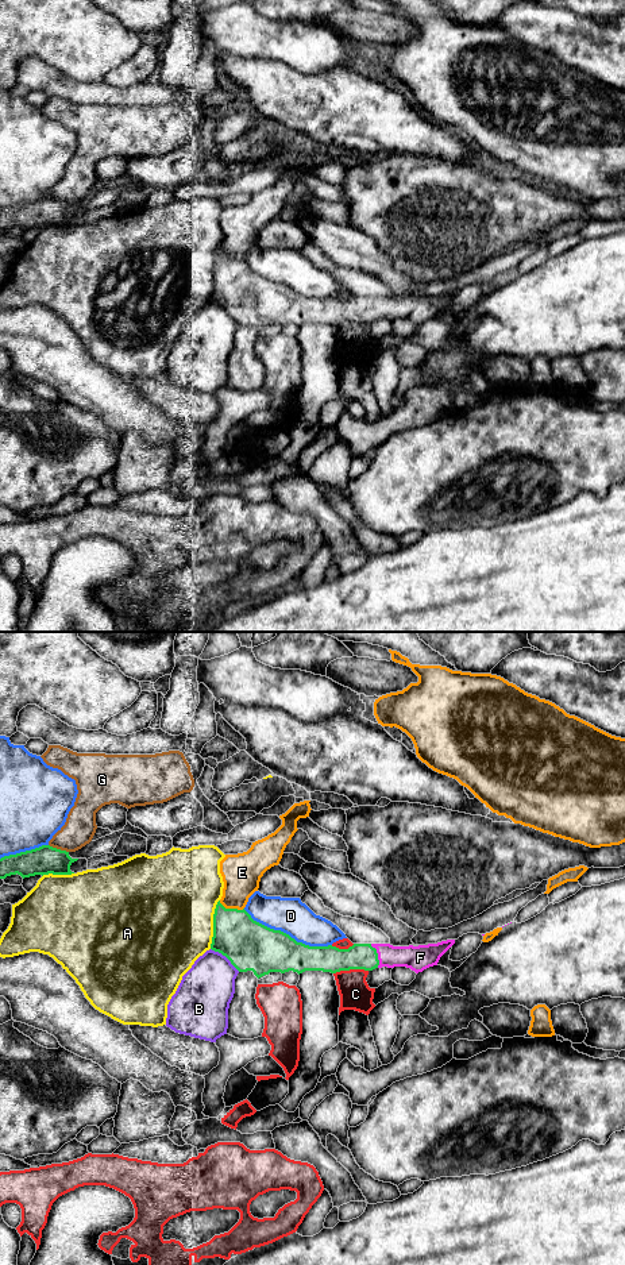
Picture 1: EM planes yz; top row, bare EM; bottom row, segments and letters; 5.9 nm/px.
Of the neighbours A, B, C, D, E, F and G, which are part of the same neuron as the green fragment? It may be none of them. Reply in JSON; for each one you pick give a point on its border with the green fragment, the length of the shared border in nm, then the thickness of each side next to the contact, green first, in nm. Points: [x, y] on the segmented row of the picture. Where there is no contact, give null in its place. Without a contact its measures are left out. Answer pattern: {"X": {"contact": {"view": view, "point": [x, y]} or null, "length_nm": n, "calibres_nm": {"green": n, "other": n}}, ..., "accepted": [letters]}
{"F": {"contact": {"view": "yz", "point": [377, 956]}, "length_nm": 150, "calibres_nm": {"green": 160, "other": 150}}, "accepted": ["F"]}

